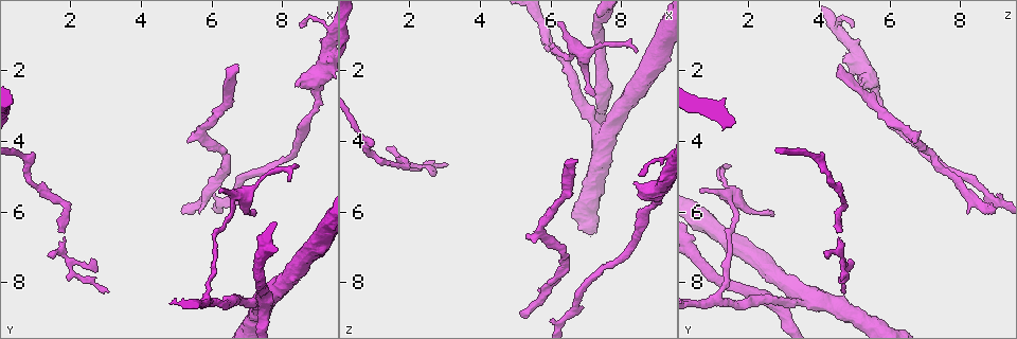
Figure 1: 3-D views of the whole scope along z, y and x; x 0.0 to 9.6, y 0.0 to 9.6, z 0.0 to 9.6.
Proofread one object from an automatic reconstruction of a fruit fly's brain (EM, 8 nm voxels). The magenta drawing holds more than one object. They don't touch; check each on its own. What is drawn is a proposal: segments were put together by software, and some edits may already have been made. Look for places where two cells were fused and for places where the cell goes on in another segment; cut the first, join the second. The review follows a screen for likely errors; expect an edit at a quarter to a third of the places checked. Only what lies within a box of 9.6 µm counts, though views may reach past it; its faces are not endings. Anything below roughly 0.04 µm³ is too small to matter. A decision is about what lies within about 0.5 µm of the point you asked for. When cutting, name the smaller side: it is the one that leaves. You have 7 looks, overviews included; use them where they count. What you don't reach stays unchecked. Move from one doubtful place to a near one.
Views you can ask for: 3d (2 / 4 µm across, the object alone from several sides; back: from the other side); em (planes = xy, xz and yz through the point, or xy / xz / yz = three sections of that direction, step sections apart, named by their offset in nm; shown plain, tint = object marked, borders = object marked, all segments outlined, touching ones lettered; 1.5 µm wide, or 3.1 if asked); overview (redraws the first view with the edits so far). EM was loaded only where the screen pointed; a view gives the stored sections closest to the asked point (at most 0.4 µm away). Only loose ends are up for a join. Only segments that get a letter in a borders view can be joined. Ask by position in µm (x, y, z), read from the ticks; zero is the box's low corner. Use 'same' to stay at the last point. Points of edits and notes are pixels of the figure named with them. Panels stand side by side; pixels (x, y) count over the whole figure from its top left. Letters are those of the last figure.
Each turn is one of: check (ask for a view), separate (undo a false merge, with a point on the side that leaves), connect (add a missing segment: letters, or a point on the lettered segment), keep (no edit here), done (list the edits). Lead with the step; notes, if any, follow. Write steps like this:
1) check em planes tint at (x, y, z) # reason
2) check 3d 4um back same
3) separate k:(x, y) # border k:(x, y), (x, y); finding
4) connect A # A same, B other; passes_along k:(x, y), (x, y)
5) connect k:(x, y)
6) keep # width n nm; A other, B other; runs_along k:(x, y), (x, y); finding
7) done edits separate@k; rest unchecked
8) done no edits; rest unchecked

check em yz step 8 tint at (6.70, 1.85, 4.50) # branch stops here

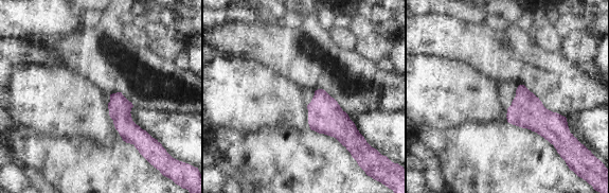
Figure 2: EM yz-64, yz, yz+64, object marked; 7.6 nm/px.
check em xy step 8 borders same

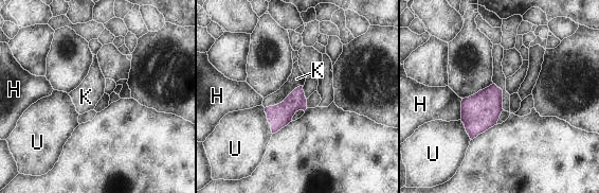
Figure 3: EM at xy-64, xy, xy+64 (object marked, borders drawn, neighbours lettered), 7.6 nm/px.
connect K # width 150 nm; H other, K same, U other; passes_along 3:(278, 116), (285, 99), (296, 79); it goes on there

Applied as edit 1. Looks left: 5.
check 3d 4um at (6.65, 5.80, 1.60) # sudden change in width

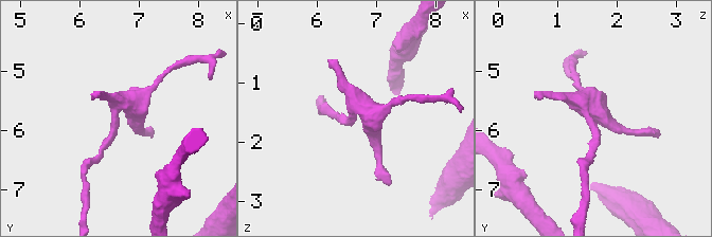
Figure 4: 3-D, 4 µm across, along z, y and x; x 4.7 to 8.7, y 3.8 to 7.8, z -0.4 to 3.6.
check em planes tint at (6.60, 5.75, 1.55) # shape alone is not enough

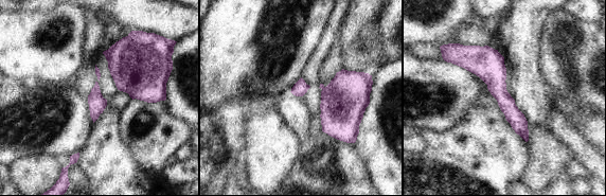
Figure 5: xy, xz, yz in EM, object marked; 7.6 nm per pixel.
check em planes borders same

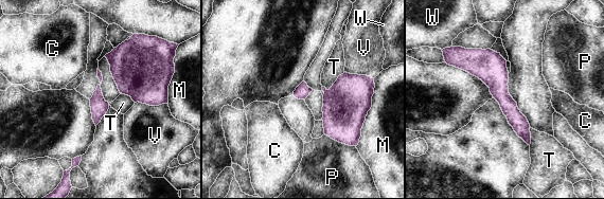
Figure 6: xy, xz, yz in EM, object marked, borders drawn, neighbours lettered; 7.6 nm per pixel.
keep # C other, M other, P other, T other, V other, W other; border 6:(344, 72), (327, 89), (322, 87); all the same cell

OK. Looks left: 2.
check em planes plain at (5.15, 5.95, 8.80) # free end

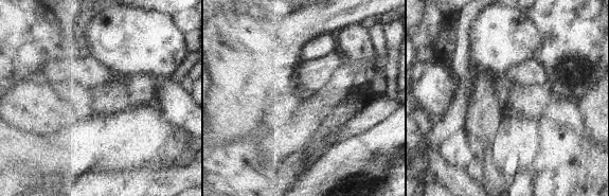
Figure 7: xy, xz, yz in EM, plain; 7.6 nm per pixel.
check em planes borders same # what lies round it

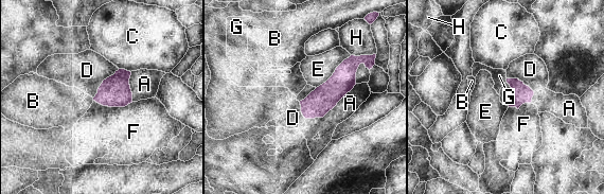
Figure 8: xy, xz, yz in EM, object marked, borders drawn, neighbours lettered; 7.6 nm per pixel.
keep # A other, B other, C other, D other, E other, F other, G other, H other; runs_along 8:(354, 60), (344, 77), (307, 116); none of them fits

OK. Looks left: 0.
done edits connect@3; rest unchecked

